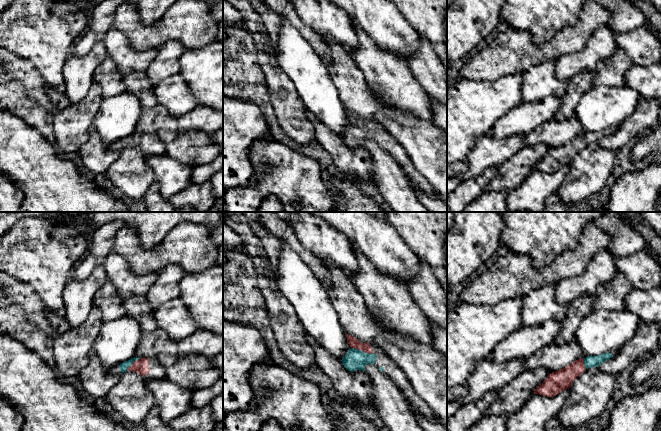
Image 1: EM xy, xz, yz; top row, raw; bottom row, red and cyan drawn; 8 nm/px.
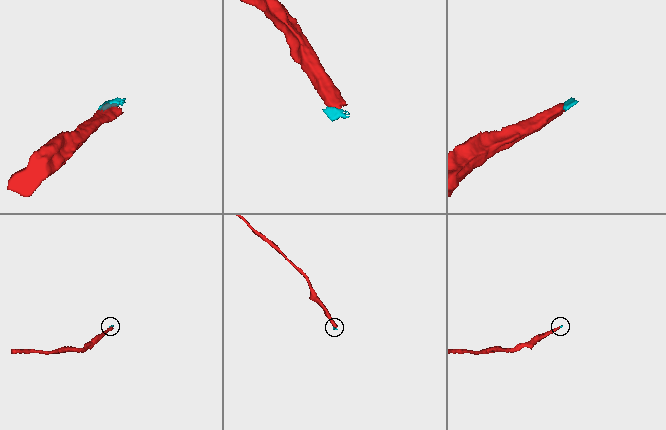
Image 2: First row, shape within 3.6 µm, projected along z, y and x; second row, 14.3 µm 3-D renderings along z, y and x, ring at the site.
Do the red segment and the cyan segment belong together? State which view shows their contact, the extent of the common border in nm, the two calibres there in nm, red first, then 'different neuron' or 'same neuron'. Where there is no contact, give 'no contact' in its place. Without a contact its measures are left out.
xz | 180 nm | 80/170 nm | same neuron

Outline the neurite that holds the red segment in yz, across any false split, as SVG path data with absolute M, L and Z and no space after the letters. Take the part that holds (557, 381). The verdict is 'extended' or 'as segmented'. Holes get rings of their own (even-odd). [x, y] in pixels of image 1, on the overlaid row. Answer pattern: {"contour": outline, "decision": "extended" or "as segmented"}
{"contour": "M603 353L597 356L578 359L565 368L550 373L543 383L534 390L534 394L554 397L561 391L569 389L573 381L586 369L598 367L612 357L612 353Z", "decision": "extended"}

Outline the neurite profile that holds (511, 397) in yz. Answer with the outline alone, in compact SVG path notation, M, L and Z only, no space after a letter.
M545 368L526 370L498 390L497 398L487 407L487 415L513 414L533 396L534 390L550 374Z

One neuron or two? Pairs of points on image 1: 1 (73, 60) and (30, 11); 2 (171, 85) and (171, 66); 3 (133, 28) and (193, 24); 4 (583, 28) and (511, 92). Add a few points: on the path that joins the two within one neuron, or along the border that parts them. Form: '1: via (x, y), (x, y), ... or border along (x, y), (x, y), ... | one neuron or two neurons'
1: border along (70, 53), (62, 69), (63, 78) | two neurons
2: border along (178, 72), (155, 84) | two neurons
3: via (148, 31), (163, 31), (178, 24) | one neuron
4: border along (522, 72), (502, 75), (498, 79) | two neurons

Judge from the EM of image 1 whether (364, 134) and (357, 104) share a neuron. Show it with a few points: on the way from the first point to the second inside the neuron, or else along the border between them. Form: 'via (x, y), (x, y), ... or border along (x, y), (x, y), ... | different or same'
border along (346, 108), (361, 118), (369, 119) | different

